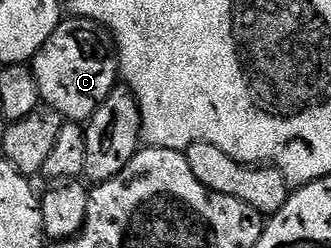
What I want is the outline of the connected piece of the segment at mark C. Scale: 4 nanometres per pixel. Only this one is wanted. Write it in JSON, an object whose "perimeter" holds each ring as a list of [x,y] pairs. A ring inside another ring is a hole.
{"perimeter":[[[85,17],[62,20],[51,39],[31,62],[39,95],[48,108],[54,109],[69,123],[85,123],[119,85],[117,46],[109,30]]]}

